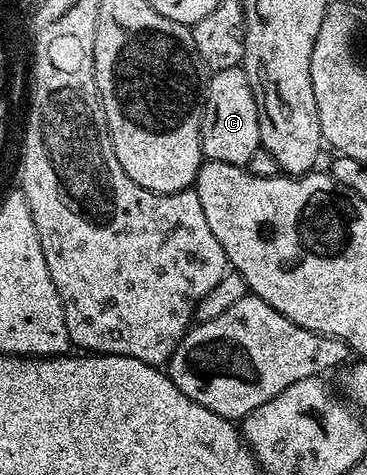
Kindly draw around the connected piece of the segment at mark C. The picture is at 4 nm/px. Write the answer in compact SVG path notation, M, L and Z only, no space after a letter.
M243 67L213 72L204 89L204 117L202 118L202 150L205 157L218 162L247 166L260 147L260 111L250 90L250 78Z

